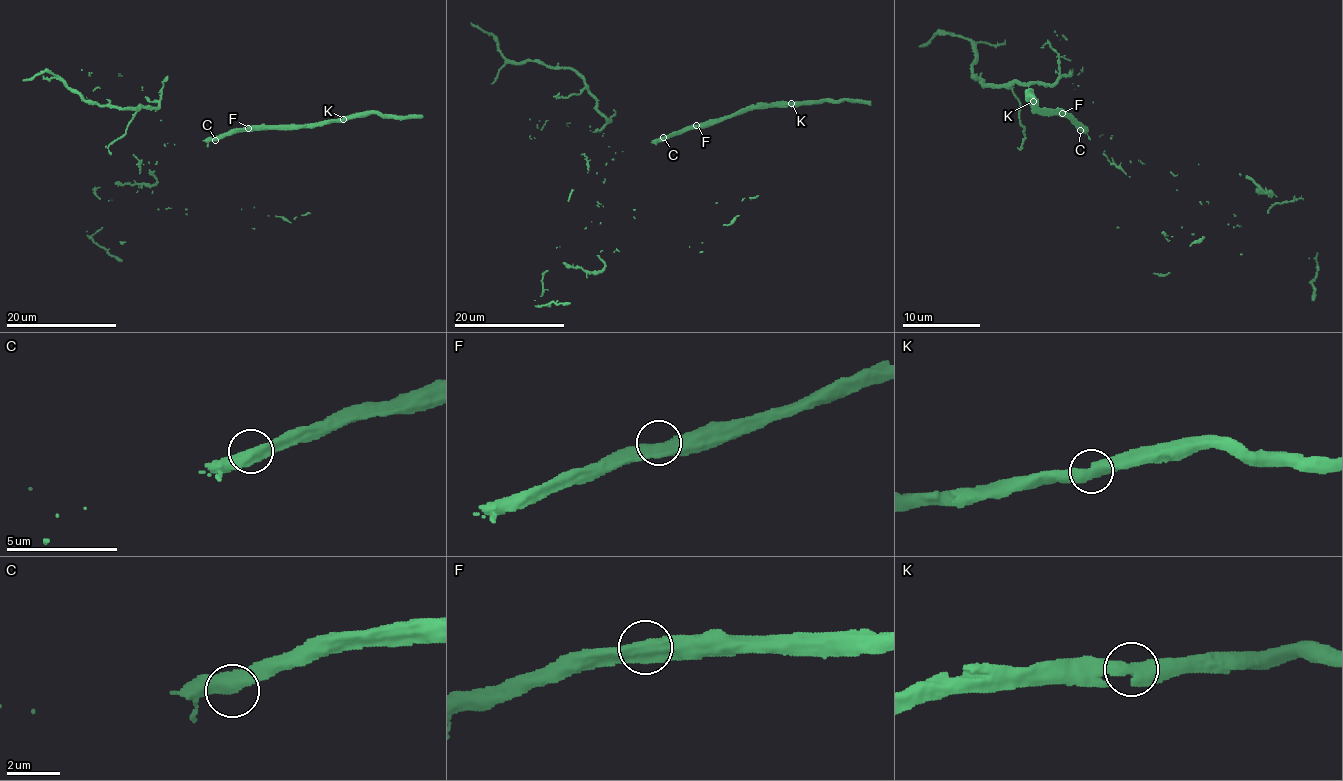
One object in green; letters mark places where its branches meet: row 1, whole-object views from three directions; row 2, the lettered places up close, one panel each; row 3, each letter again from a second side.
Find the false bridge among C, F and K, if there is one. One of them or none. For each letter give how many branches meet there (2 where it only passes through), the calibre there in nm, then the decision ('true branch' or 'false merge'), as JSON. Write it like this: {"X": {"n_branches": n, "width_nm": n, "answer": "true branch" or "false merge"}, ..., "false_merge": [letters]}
{"C": {"n_branches": 2, "width_nm": 500, "answer": "true branch"}, "F": {"n_branches": 2, "width_nm": 500, "answer": "true branch"}, "K": {"n_branches": 2, "width_nm": 500, "answer": "true branch"}, "false_merge": []}

